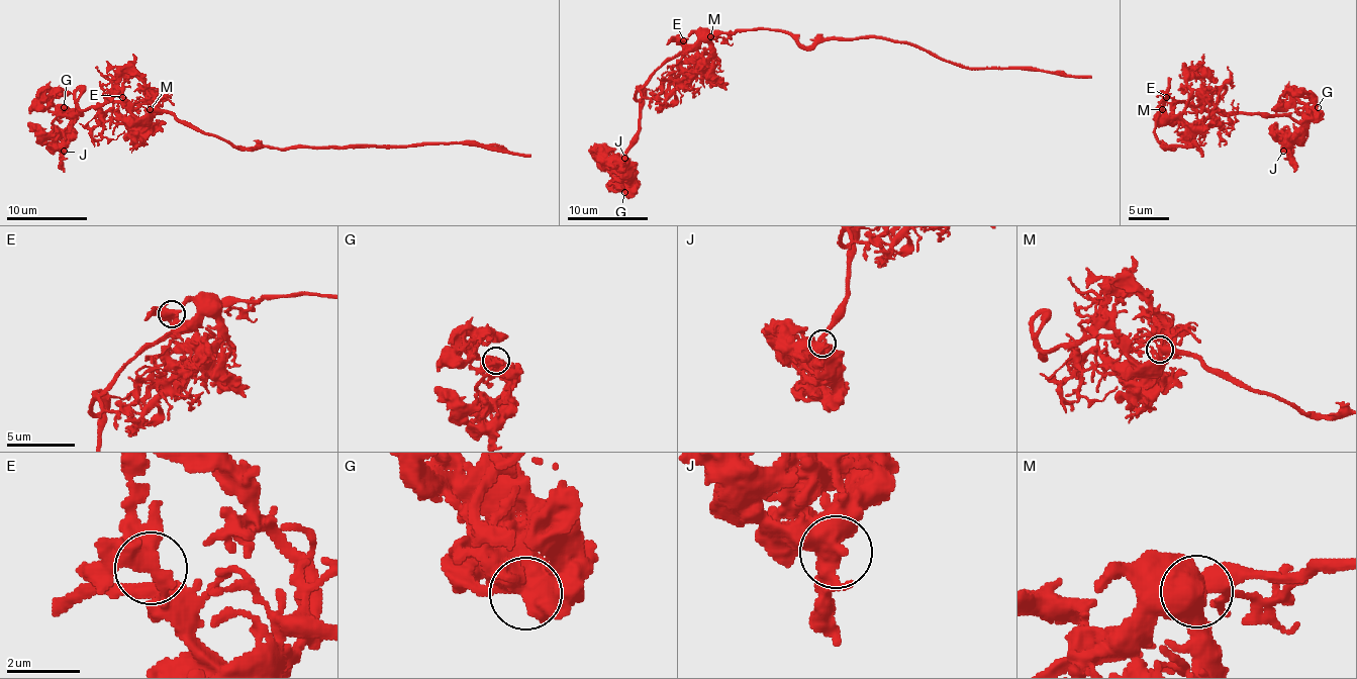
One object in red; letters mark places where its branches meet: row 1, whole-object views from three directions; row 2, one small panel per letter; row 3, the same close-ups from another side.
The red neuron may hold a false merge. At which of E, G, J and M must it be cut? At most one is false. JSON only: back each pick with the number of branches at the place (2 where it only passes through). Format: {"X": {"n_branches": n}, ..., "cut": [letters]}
{"cut": []}

